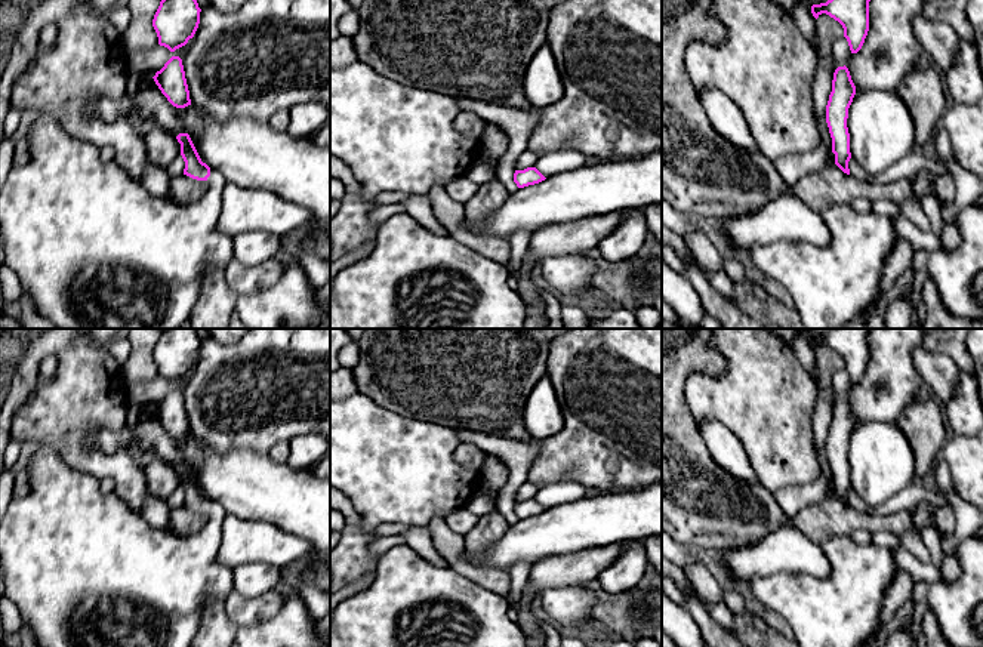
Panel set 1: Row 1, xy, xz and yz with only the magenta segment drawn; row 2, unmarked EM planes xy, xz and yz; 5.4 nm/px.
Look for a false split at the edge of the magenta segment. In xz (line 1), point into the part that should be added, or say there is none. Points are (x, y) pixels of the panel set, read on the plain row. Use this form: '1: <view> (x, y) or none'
1: none

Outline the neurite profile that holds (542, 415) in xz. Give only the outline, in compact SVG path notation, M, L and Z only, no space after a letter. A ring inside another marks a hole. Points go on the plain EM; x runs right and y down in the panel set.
M548 376L542 378L529 394L523 420L529 435L537 440L552 437L563 428L564 416Z

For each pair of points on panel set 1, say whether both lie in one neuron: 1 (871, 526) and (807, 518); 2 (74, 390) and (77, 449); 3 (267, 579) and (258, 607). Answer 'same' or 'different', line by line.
1: same
2: same
3: different

